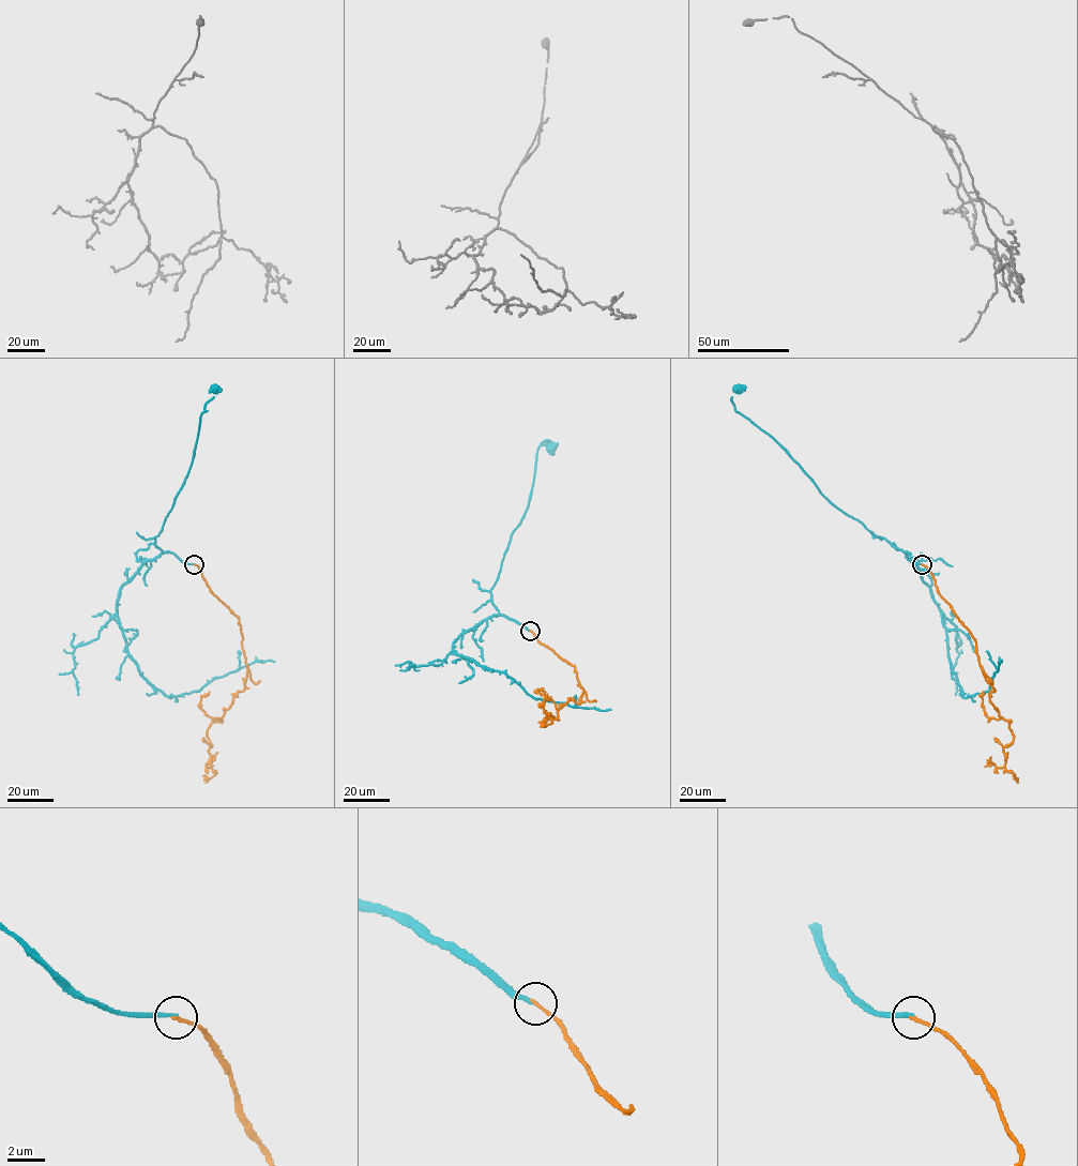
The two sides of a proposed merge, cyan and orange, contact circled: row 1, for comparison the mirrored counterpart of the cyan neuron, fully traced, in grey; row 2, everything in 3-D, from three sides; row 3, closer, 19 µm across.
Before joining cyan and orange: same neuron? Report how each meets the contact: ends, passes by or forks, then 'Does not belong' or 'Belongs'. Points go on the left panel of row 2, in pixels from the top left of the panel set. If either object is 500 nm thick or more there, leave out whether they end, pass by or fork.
At the ring cyan ends. At the ring orange ends. Does not belong

